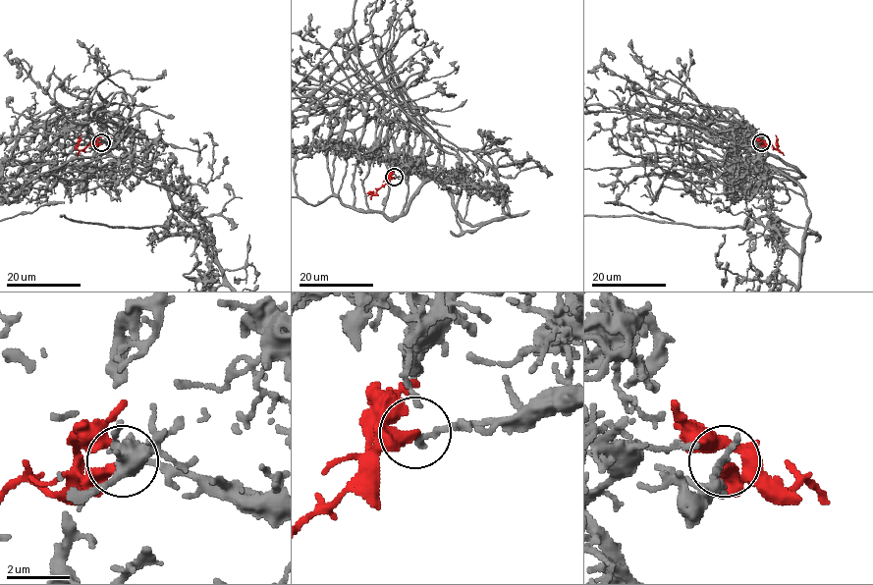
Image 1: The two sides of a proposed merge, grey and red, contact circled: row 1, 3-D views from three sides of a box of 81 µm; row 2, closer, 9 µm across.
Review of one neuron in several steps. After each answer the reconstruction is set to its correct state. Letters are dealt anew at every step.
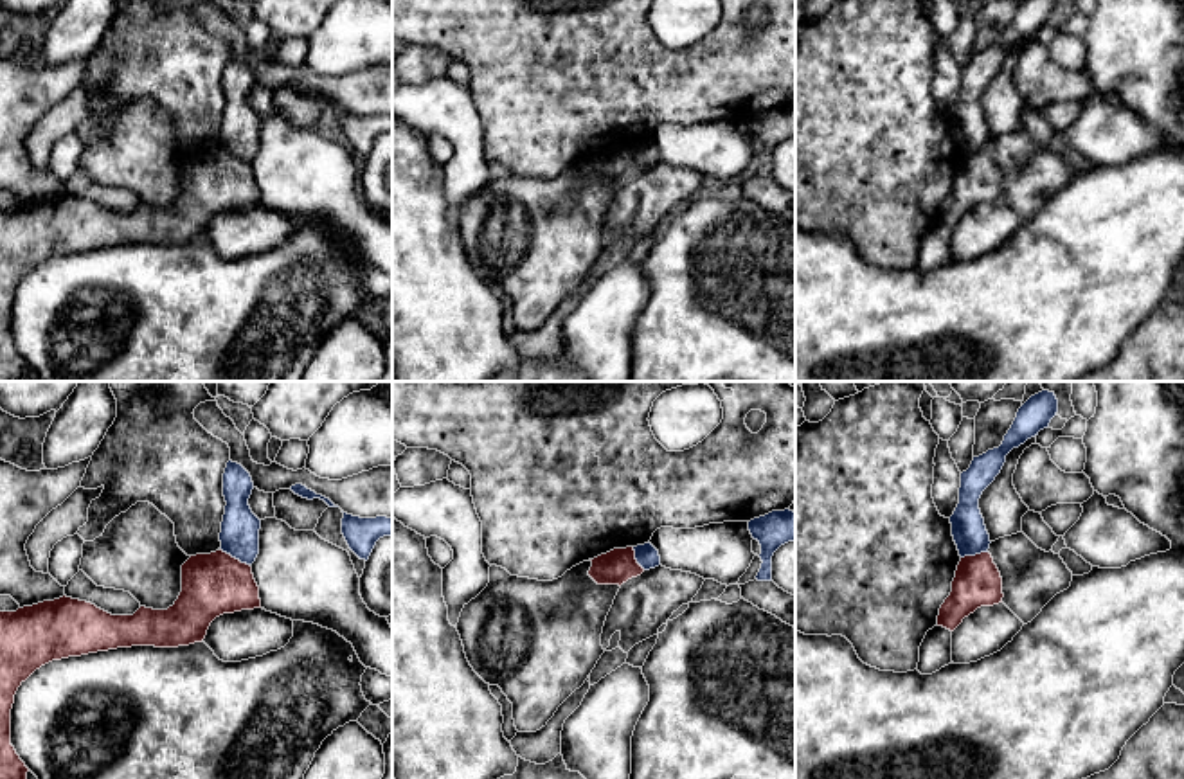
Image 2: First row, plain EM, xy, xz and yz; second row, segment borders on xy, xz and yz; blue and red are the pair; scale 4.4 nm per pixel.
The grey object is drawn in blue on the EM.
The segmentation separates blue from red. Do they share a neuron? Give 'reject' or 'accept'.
reject

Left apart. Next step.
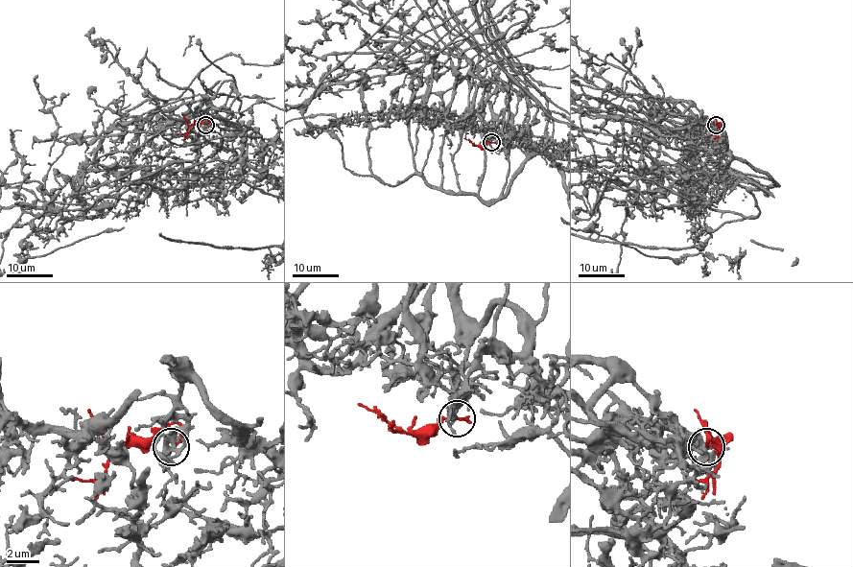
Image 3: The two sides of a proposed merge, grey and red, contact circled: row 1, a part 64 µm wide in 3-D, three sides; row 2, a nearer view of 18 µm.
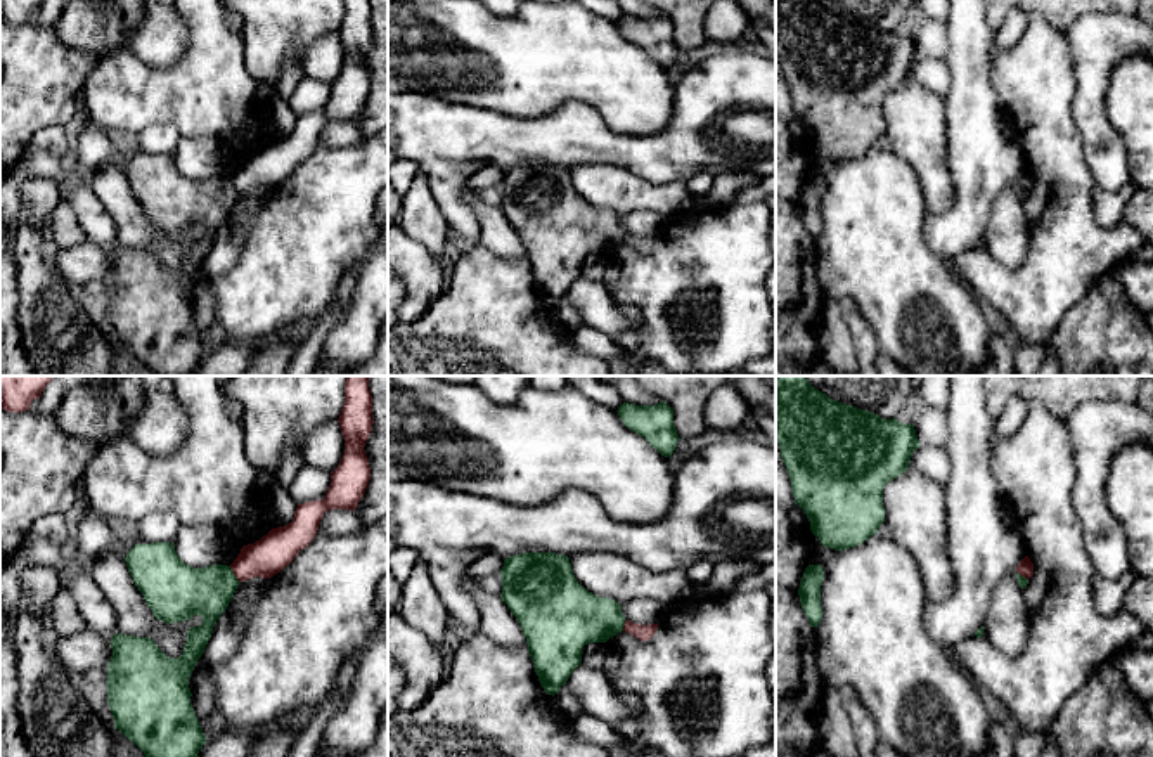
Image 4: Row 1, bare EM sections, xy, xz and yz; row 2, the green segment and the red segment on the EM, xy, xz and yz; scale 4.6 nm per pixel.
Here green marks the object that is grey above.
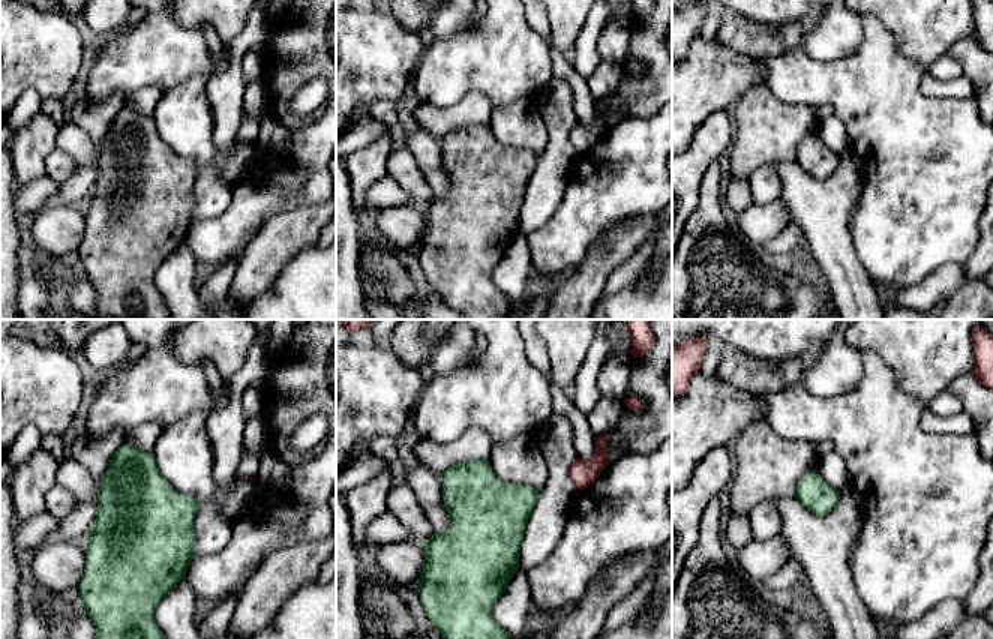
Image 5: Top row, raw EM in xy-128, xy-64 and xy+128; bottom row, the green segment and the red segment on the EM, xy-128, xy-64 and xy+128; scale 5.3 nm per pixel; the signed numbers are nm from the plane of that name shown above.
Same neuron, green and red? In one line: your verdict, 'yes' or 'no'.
no

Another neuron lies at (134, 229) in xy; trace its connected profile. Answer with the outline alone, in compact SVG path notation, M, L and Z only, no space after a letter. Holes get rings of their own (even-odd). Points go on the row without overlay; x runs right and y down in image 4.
M116 166L95 170L87 182L116 223L116 244L151 249L166 269L178 270L189 241L203 236L201 227L173 236L158 232L135 197L126 173Z

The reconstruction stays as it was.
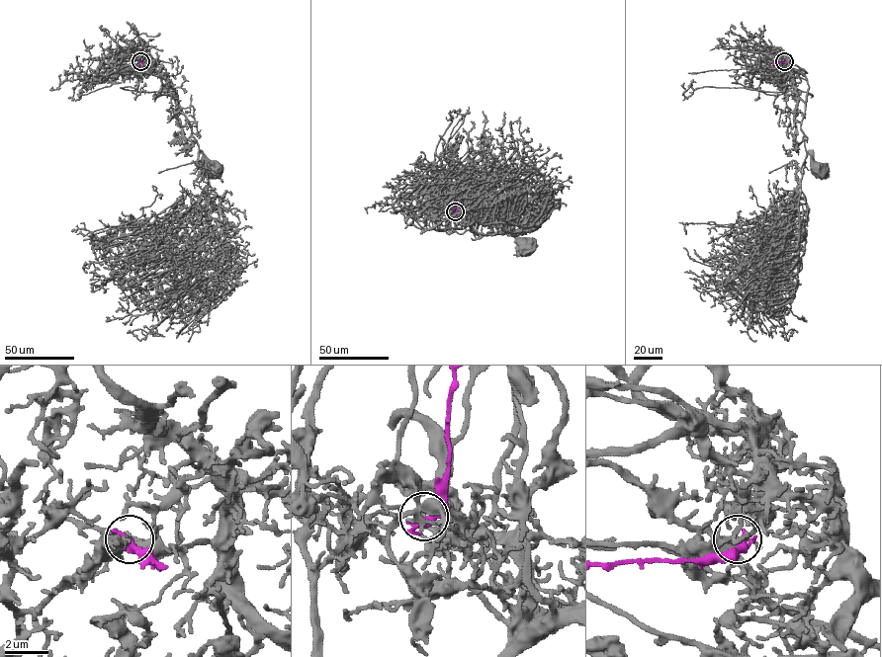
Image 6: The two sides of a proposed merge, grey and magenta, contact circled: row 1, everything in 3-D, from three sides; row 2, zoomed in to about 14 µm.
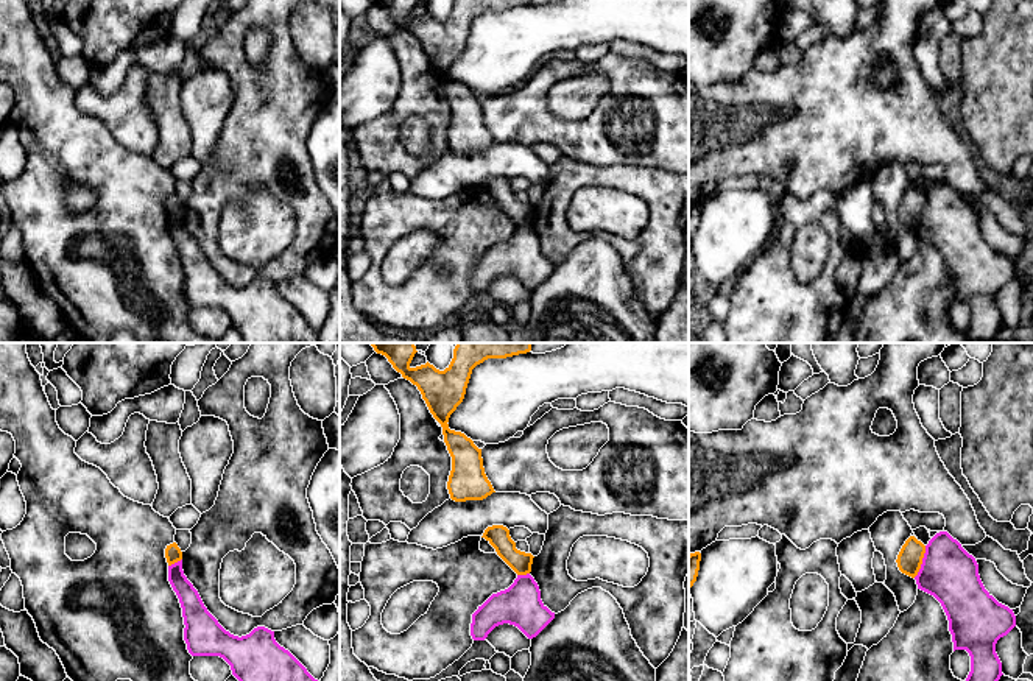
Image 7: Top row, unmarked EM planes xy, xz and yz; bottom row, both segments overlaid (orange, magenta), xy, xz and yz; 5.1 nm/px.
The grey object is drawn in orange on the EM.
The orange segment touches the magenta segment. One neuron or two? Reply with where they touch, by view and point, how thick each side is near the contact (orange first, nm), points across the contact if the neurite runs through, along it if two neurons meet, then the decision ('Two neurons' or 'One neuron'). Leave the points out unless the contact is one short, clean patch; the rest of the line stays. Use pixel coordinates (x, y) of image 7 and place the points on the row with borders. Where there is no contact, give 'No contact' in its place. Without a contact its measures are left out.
Touches orange at yz (921, 561). Thickness 130 nm (orange) against 280 nm. Boundary: yz (926, 546), (921, 568), (913, 577). Two neurons

